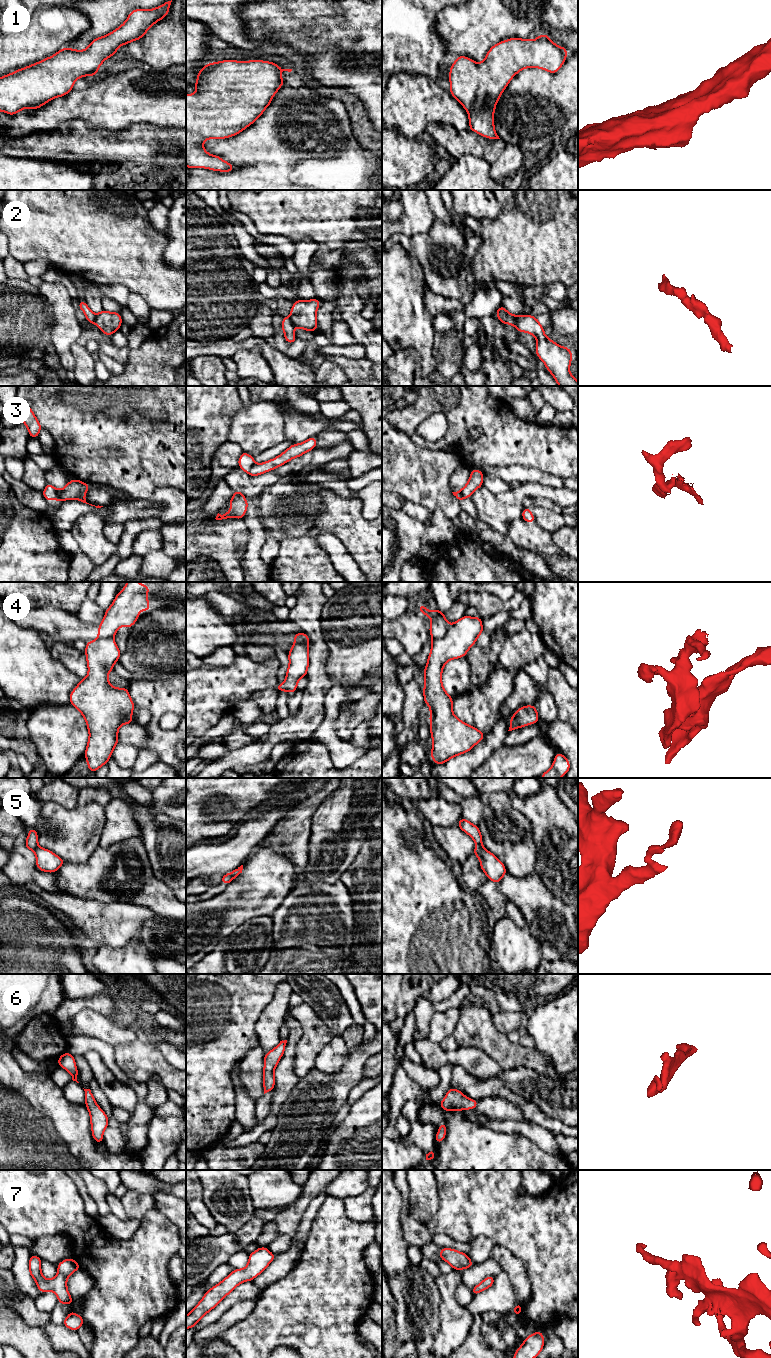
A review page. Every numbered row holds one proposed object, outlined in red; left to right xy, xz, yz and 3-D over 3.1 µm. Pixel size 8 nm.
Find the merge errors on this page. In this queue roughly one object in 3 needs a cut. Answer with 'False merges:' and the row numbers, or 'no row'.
False merges: 3, 4, 5

